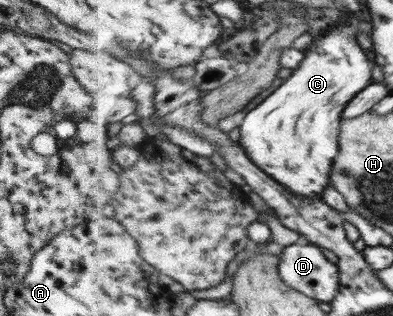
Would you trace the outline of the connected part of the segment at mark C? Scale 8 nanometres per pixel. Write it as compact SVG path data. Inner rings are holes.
M346 23L338 27L333 27L330 31L327 30L322 35L317 37L315 41L306 49L305 57L297 69L292 70L292 74L287 78L286 82L280 85L270 96L266 97L256 108L251 110L243 117L240 125L241 138L239 143L245 147L247 155L256 163L265 173L273 176L278 182L286 185L294 194L304 198L321 198L324 196L325 188L332 183L332 167L335 163L337 154L340 152L340 133L343 113L348 108L348 103L357 98L369 84L373 82L372 54L368 49L361 47L361 43L357 41L357 33L355 23Z

